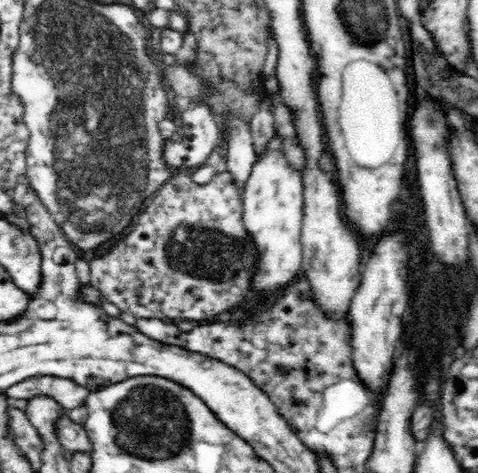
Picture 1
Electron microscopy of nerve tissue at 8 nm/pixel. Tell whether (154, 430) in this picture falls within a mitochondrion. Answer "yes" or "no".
yes

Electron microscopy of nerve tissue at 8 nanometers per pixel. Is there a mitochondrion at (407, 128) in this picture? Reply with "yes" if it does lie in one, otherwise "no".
no

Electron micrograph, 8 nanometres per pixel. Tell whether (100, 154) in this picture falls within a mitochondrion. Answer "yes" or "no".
yes

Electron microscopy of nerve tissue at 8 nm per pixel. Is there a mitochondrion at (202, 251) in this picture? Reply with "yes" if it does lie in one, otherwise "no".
yes

